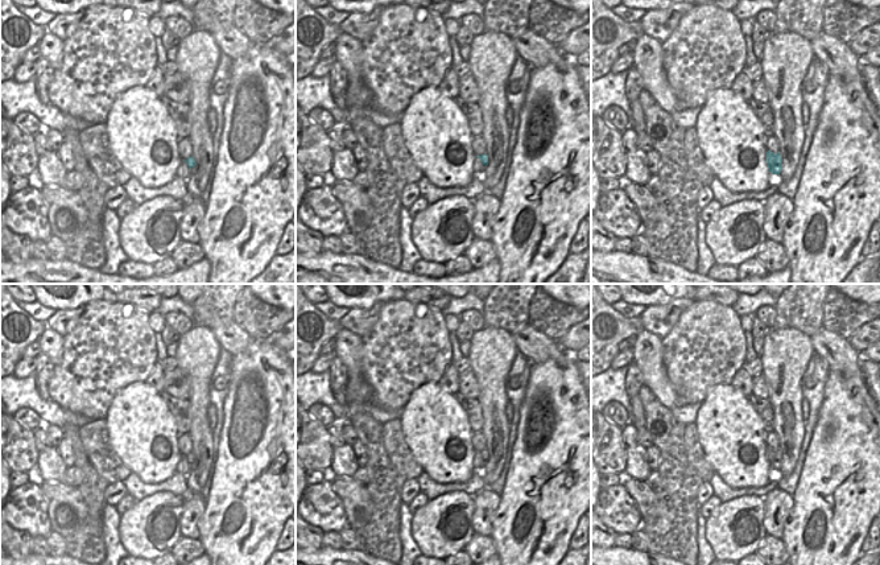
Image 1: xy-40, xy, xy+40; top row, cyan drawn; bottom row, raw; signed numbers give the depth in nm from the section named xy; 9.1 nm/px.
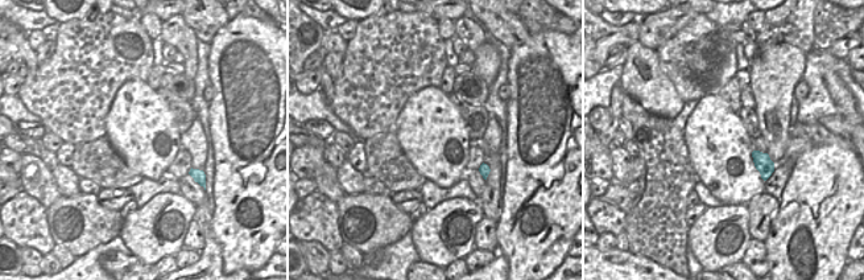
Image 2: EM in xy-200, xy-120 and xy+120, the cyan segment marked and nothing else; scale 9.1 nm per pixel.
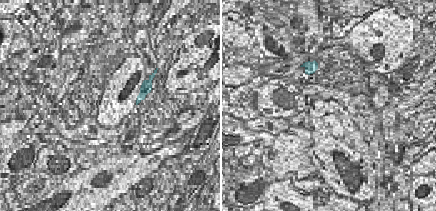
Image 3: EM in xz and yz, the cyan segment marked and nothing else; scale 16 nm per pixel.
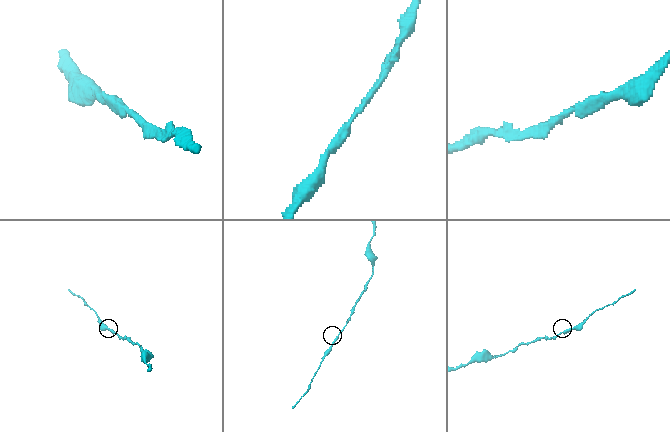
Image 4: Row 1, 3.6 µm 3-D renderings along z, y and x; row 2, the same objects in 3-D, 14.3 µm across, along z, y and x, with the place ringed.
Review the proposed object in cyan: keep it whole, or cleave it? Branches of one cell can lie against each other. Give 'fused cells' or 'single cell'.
single cell

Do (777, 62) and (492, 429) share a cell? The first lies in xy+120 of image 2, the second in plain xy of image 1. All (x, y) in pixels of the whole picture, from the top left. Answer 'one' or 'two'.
one

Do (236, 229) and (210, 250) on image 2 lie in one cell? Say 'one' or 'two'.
two

